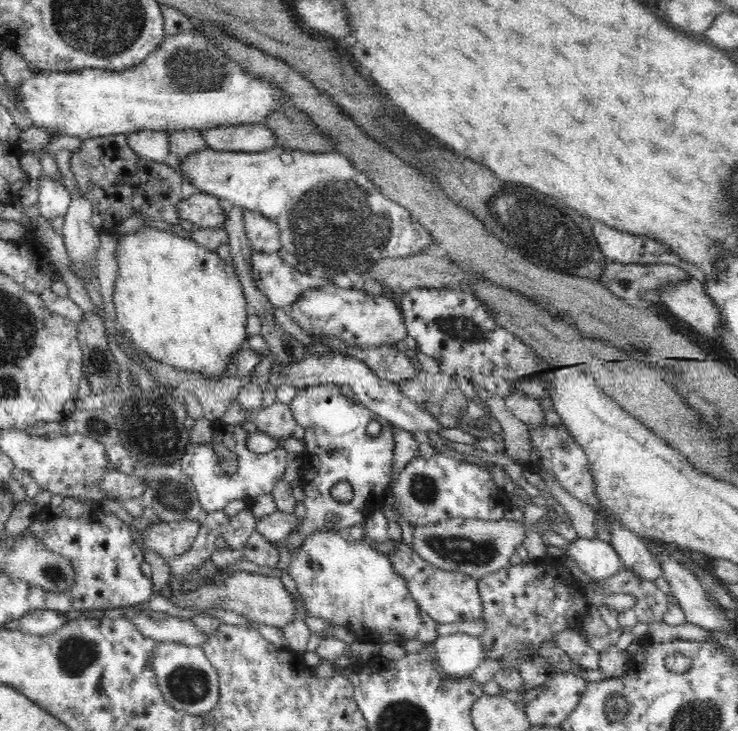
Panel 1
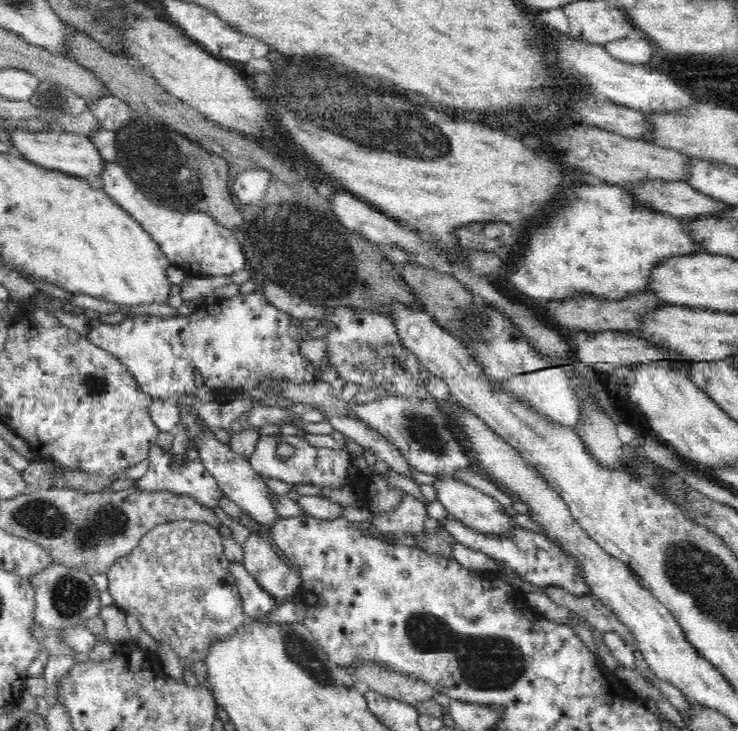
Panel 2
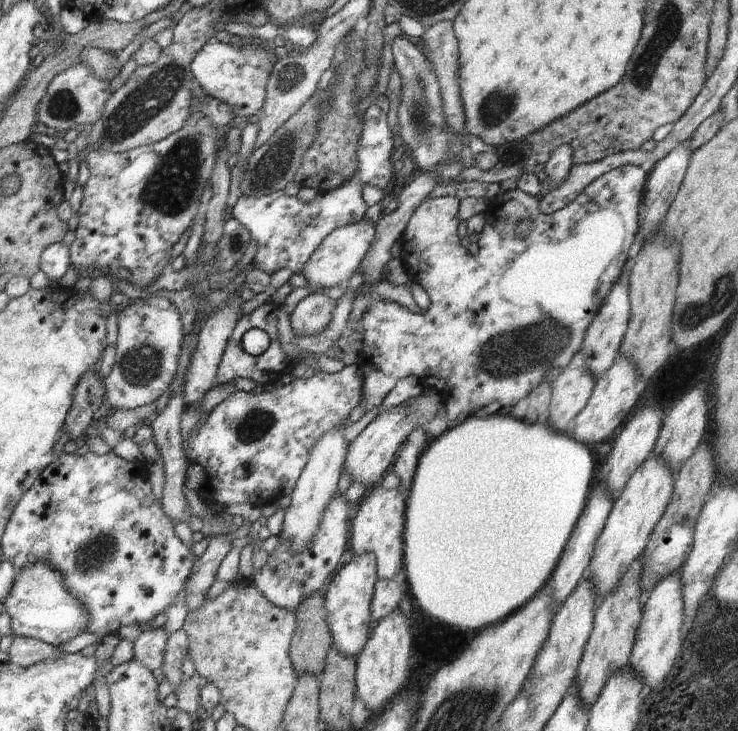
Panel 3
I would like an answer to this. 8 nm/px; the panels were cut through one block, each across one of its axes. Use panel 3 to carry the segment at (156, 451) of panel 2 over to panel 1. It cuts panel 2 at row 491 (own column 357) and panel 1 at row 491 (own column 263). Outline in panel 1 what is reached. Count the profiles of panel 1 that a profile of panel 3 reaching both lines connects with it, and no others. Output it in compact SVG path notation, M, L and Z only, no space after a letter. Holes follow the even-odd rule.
M211 420L214 426L214 434L212 434L212 442L195 445L190 442L186 446L186 454L182 456L180 461L181 470L192 480L195 490L203 510L208 513L220 511L238 499L245 499L251 502L262 494L271 494L274 486L285 474L290 455L287 450L279 450L277 453L262 454L256 453L246 447L247 430L241 425L230 425L218 420ZM214 443L224 444L228 450L234 452L238 457L238 470L236 474L230 476L222 470L218 454L212 447Z

